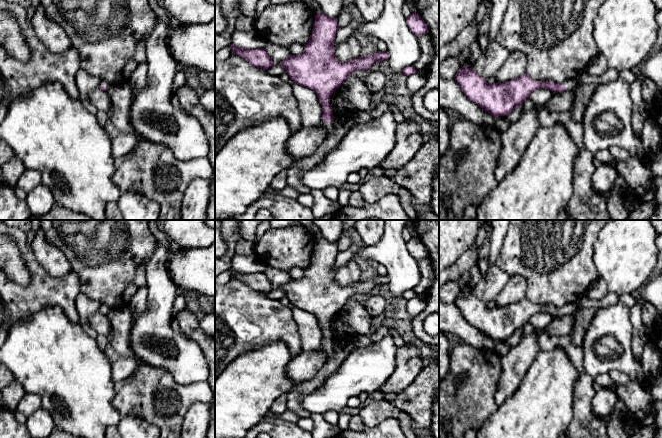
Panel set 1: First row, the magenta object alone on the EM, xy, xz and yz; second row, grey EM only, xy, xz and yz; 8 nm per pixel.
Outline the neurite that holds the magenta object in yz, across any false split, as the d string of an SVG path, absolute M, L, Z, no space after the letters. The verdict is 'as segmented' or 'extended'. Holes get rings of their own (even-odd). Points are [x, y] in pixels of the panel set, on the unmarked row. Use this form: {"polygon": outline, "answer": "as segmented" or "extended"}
{"polygon": "M460 291L454 303L465 321L493 341L508 340L536 313L546 312L557 317L574 314L580 309L575 302L558 308L534 304L528 298L504 307L488 308L487 304L476 297L472 291Z", "answer": "extended"}

